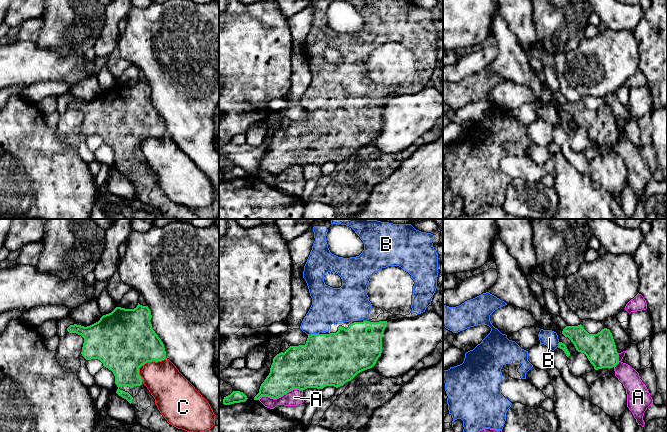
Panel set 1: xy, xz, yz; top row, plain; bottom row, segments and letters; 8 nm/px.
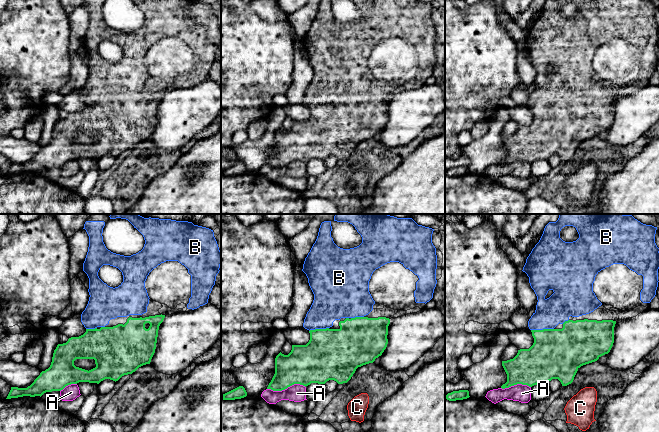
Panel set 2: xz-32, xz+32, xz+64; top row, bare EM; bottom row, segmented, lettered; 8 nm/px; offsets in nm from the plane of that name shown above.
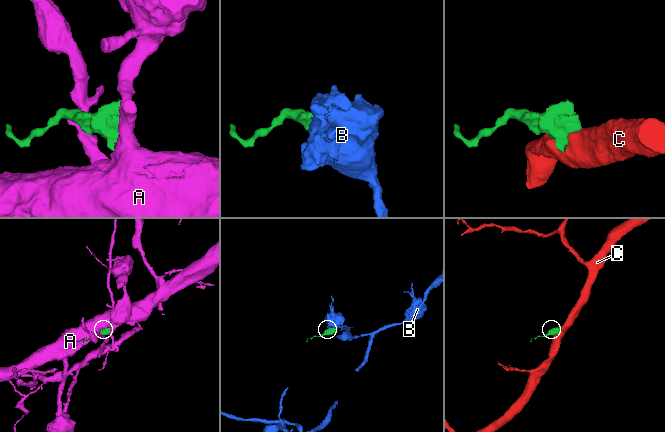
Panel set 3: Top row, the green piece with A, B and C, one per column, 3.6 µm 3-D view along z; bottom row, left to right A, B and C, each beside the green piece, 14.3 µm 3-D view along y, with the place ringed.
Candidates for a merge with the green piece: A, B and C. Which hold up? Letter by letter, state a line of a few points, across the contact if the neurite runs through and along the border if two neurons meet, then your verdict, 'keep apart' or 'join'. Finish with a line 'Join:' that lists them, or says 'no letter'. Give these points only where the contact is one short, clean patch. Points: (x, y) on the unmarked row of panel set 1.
A: line xz (302, 166), (291, 165), (276, 174), (261, 172), (258, 175); keep apart
B: join
C: keep apart
Join: B

